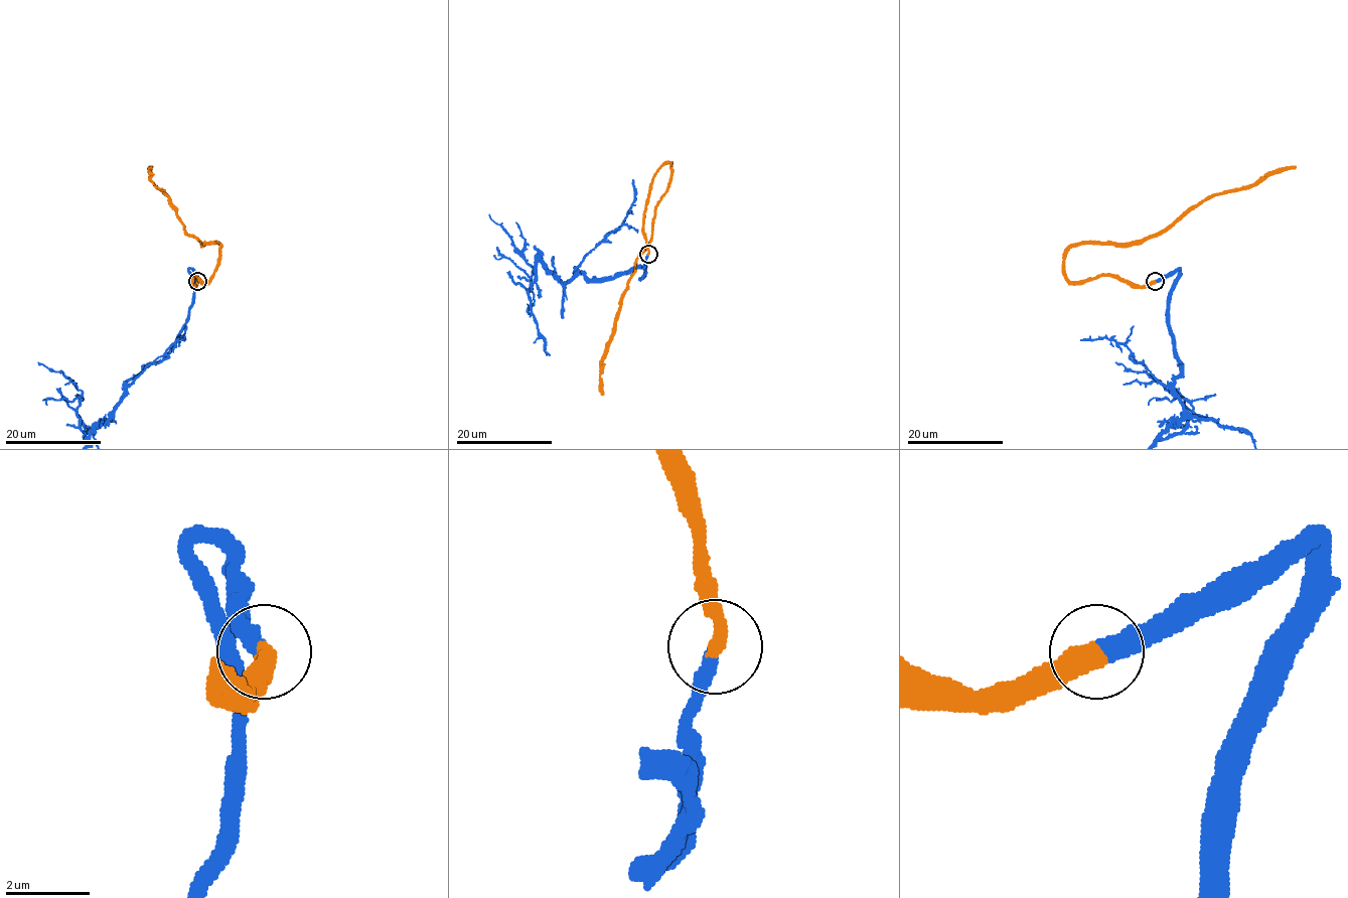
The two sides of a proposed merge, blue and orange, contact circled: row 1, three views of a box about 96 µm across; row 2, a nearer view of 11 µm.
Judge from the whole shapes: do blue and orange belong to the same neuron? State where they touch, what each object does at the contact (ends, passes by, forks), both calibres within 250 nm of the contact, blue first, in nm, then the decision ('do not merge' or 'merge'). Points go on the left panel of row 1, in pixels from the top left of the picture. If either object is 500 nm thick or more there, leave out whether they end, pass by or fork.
place (197, 281); blue ends; orange ends; calibres 420 and 440 nm; merge

